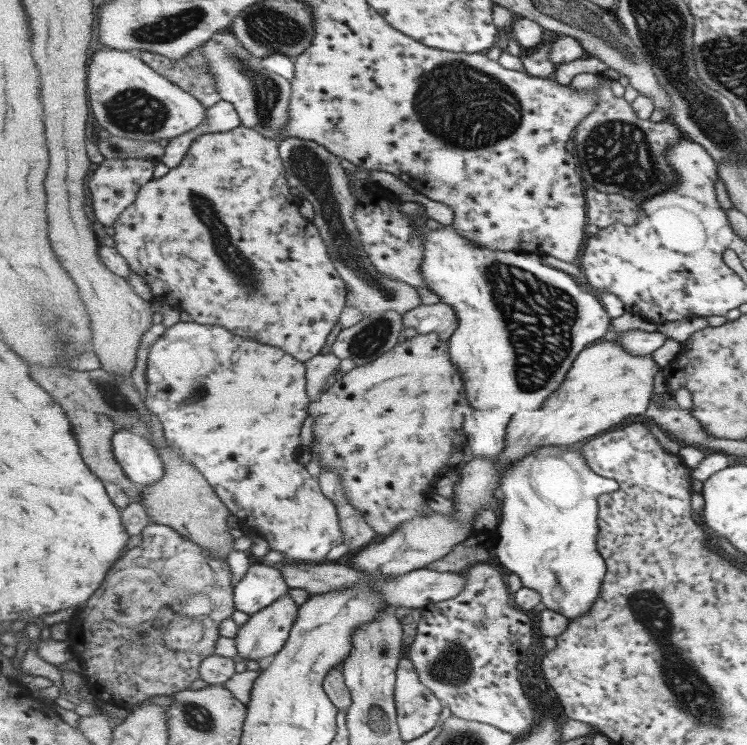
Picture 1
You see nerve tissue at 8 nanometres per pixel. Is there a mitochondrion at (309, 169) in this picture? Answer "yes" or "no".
yes

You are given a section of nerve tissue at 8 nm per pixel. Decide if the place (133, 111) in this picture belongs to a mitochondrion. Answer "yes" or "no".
yes

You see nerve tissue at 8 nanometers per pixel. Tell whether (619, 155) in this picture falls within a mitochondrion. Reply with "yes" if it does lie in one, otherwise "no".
yes

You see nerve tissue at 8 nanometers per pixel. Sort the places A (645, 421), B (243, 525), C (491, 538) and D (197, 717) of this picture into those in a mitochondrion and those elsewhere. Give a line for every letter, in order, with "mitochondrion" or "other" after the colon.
A: other
B: other
C: other
D: mitochondrion

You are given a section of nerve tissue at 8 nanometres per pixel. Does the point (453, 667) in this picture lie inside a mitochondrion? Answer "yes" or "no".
yes

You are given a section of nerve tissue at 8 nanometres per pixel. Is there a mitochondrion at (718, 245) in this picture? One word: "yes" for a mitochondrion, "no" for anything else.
no

